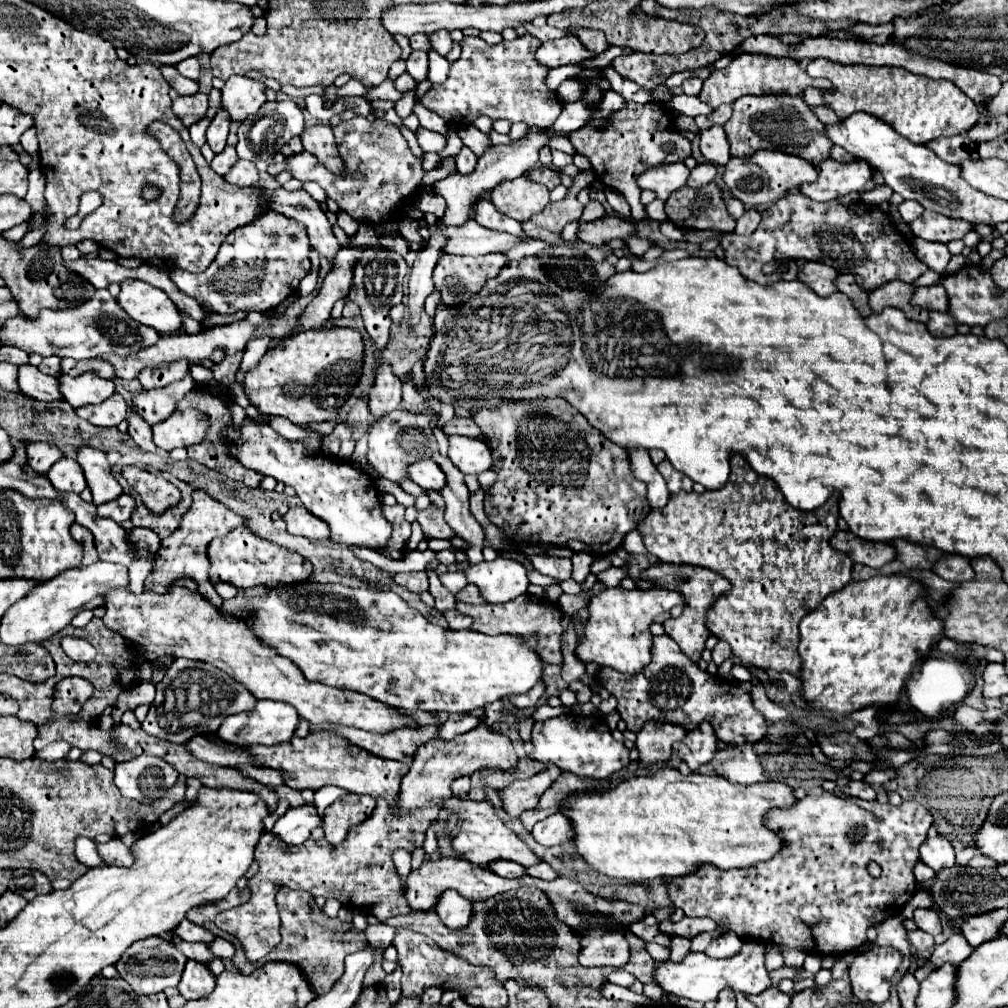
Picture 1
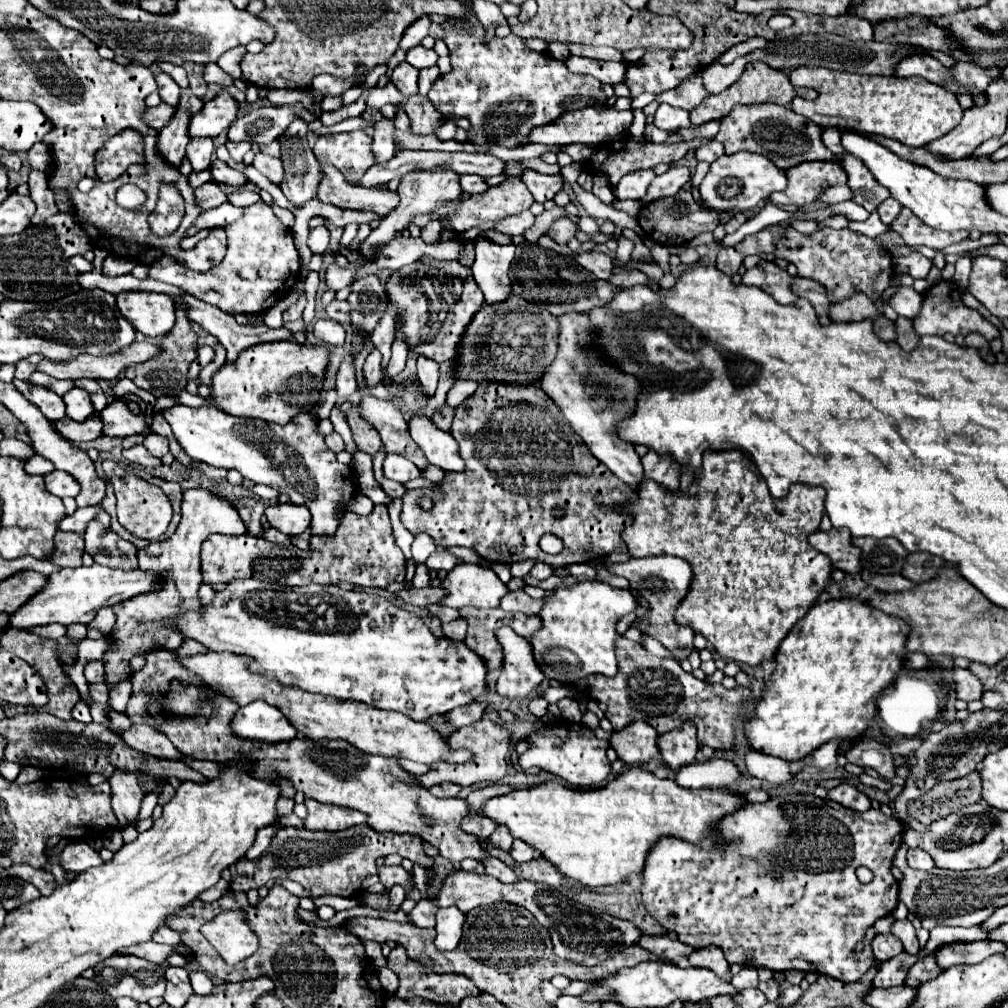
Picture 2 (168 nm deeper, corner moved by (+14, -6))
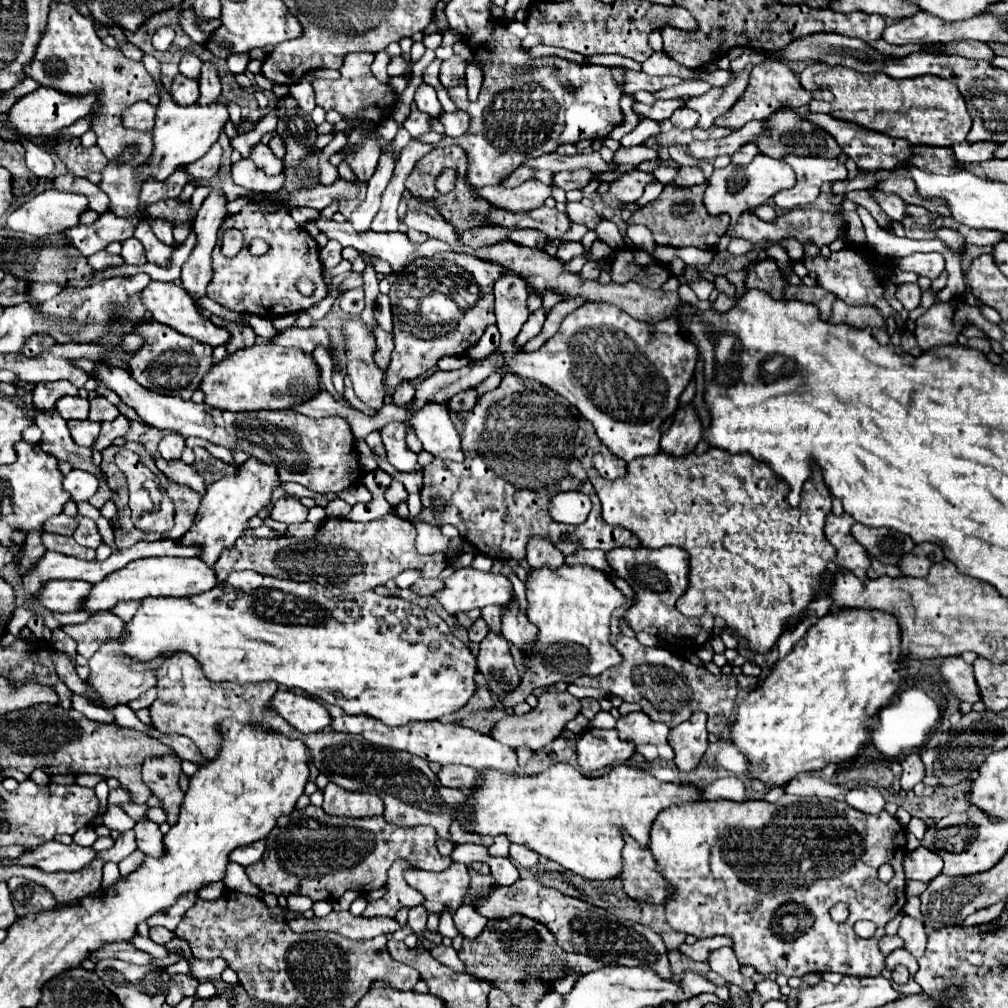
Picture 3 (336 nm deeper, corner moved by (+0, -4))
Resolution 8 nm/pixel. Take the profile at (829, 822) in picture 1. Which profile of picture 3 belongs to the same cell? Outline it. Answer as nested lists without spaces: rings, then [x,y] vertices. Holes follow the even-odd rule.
[[[700,799],[700,801],[690,801],[690,803],[682,803],[682,805],[672,805],[668,809],[664,809],[662,813],[658,813],[658,817],[654,819],[654,825],[650,829],[650,851],[656,857],[658,869],[660,873],[666,877],[666,881],[670,883],[670,887],[674,889],[672,901],[666,901],[666,919],[672,925],[672,929],[694,935],[698,939],[706,939],[706,937],[716,937],[716,935],[726,935],[734,941],[734,953],[740,961],[740,965],[752,965],[758,973],[762,975],[770,975],[770,973],[782,973],[786,977],[802,977],[806,973],[828,973],[828,971],[836,971],[842,975],[854,975],[854,977],[878,977],[884,969],[884,955],[878,951],[878,941],[884,935],[884,927],[890,919],[894,919],[904,903],[906,903],[906,893],[904,893],[904,873],[902,873],[902,857],[906,855],[906,833],[902,829],[902,825],[898,823],[896,817],[892,817],[890,813],[882,811],[878,815],[866,815],[860,813],[852,807],[848,807],[846,803],[836,801],[834,805],[804,805],[804,803],[796,803],[796,805],[786,805],[786,803],[768,803],[768,801],[742,801],[742,803],[734,803],[728,799]],[[890,863],[894,867],[894,877],[888,883],[882,883],[878,879],[878,867]],[[786,901],[794,901],[794,903],[802,903],[808,907],[808,913],[814,915],[814,925],[800,937],[792,939],[792,941],[782,941],[780,937],[776,937],[772,933],[772,919],[774,919],[774,911],[786,903]],[[834,903],[846,903],[850,909],[850,917],[846,923],[838,925],[832,921],[830,917],[830,907]],[[860,919],[868,919],[874,921],[878,925],[876,935],[870,939],[862,939],[854,933],[854,923]]]

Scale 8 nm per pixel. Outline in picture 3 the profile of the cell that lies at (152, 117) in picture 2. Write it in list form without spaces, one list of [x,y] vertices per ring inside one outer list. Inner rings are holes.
[[[138,101],[122,113],[122,125],[126,129],[150,131],[154,129],[154,113],[156,113],[156,107],[152,107],[146,101]]]

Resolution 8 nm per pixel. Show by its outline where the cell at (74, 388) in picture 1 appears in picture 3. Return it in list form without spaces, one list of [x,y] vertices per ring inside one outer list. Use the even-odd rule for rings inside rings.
[[[94,397],[90,401],[90,421],[98,421],[98,423],[114,421],[118,415],[120,415],[118,409],[106,397]]]

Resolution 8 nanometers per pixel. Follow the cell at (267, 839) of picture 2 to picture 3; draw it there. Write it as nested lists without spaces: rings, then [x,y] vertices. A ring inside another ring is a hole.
[[[264,839],[262,841],[256,841],[254,845],[246,845],[246,847],[238,847],[230,853],[230,861],[242,865],[242,867],[248,867],[252,863],[258,863],[262,859],[262,853],[264,853]]]

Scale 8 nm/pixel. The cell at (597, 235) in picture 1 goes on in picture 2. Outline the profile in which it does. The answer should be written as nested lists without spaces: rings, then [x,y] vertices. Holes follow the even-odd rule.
[[[562,217],[550,227],[548,237],[552,237],[560,245],[566,245],[572,237],[576,237],[576,233],[578,233],[578,225],[570,217]]]

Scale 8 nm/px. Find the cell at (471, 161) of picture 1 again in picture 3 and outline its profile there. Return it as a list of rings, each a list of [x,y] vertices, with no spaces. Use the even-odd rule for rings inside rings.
[[[520,165],[502,185],[508,185],[508,187],[518,187],[520,183],[524,183],[524,181],[528,181],[528,179],[532,179],[534,177],[534,173],[536,173],[536,169],[532,169],[532,167],[526,167],[526,165]]]

